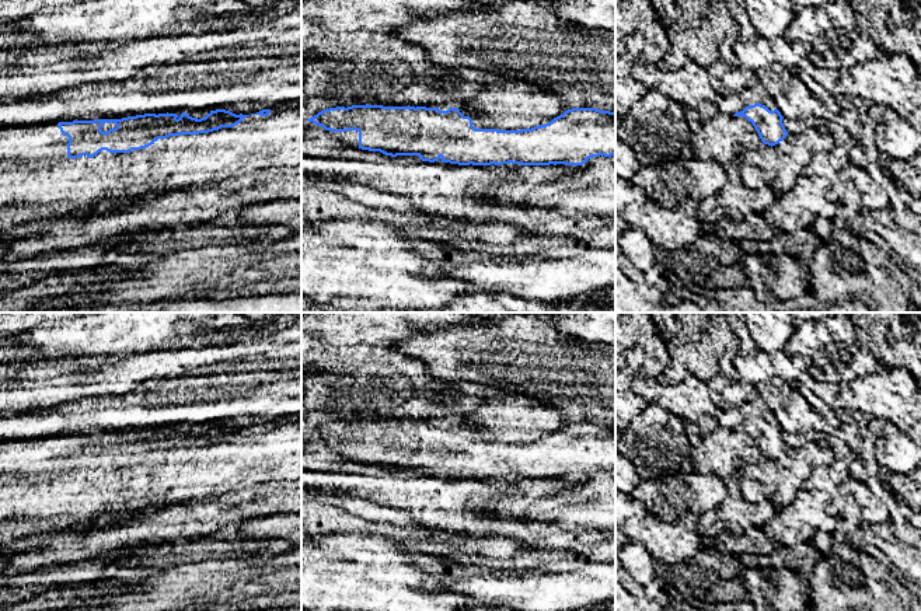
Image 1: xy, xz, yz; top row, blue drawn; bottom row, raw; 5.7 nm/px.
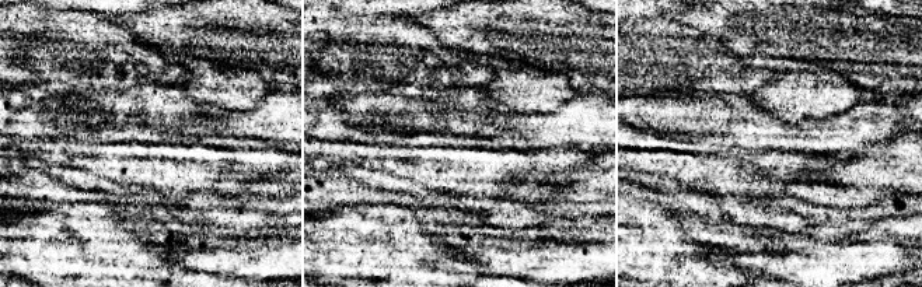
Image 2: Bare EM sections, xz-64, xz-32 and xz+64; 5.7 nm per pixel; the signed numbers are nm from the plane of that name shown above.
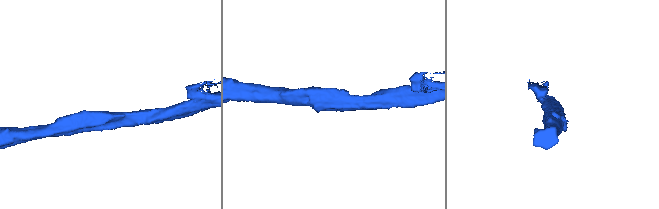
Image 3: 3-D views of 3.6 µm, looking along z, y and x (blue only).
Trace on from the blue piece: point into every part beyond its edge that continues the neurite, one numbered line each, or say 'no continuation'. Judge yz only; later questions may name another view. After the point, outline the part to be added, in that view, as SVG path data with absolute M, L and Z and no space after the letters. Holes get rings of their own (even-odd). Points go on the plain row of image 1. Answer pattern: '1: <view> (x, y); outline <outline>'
no continuation

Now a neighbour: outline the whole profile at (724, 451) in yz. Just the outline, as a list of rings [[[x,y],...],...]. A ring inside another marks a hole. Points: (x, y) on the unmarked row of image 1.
[[[687,422],[690,458],[693,469],[712,474],[722,479],[739,472],[744,464],[757,464],[763,455],[744,430],[718,426],[712,433],[702,433],[695,423]]]

